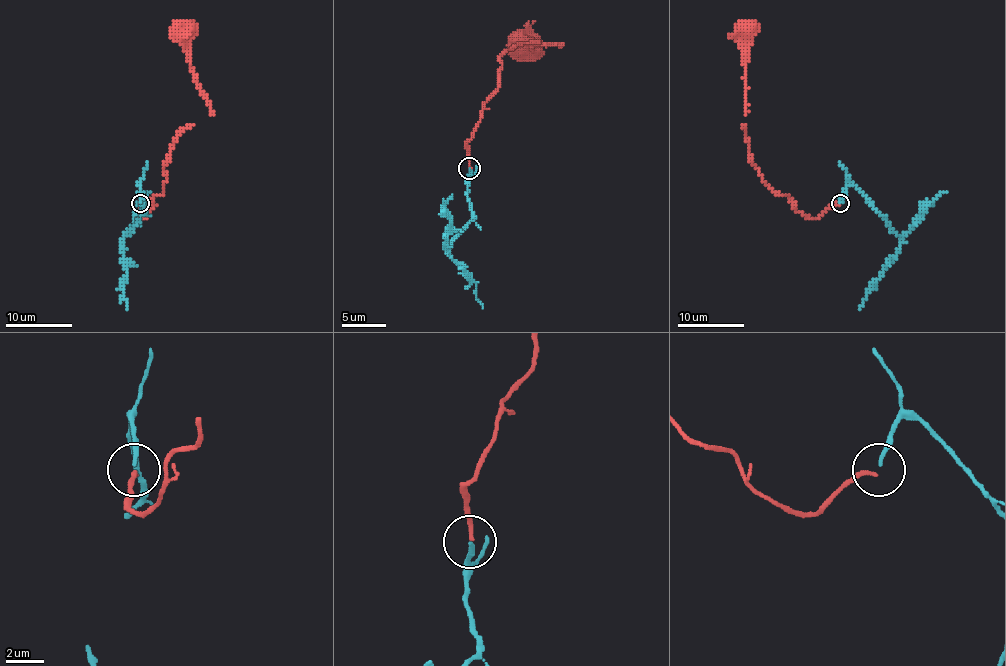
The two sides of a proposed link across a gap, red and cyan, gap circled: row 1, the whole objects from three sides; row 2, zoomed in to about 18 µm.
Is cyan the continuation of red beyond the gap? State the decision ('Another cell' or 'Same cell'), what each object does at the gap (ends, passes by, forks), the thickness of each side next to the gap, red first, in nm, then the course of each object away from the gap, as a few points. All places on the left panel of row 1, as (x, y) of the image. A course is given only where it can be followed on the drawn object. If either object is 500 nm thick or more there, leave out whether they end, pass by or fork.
Another cell. At the ring red ends. At the ring cyan ends. Thickness 220 nm (red) against 200 nm. Course of red: (141, 204), (144, 218), (151, 201), (163, 193), (171, 144), (209, 116), (211, 104), (198, 84), (176, 20). Course of cyan: (141, 201), (141, 184), (142, 216), (122, 238), (126, 270), (122, 293), (127, 308)

